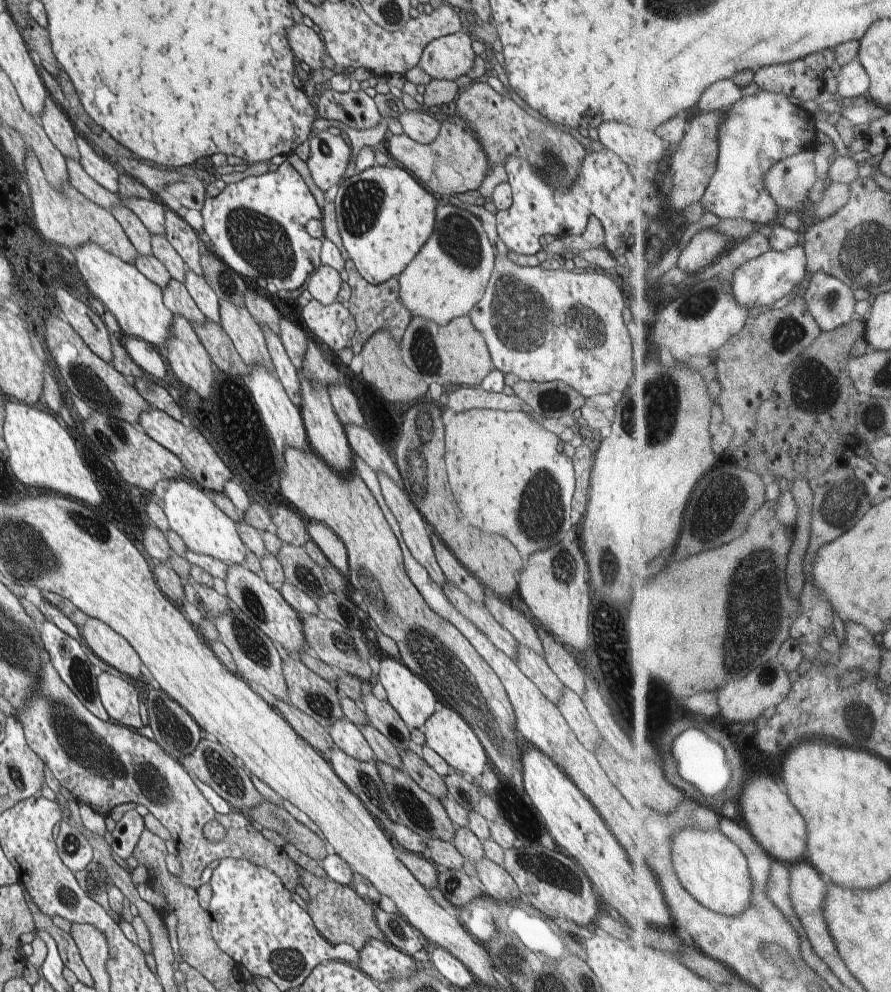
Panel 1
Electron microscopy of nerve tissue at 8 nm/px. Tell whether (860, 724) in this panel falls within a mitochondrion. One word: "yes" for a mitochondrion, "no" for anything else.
yes

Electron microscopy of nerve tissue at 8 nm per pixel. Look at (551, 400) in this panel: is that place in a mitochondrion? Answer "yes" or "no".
yes

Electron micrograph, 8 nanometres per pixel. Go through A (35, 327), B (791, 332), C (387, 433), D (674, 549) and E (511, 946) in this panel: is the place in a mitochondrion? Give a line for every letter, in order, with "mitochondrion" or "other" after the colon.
A: other
B: mitochondrion
C: mitochondrion
D: other
E: other

